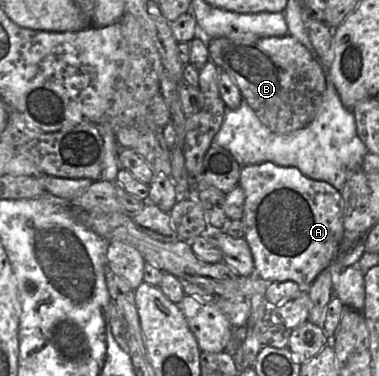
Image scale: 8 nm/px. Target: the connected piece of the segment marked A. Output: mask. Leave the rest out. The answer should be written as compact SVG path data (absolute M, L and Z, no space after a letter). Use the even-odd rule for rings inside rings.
M273 162L243 166L239 186L245 193L241 220L244 224L244 239L254 260L254 273L267 283L293 281L308 292L308 287L316 277L340 255L344 233L341 193L325 181L307 177L296 167L282 167Z

